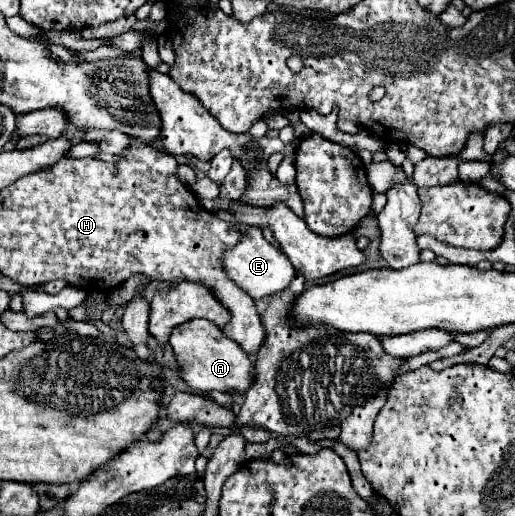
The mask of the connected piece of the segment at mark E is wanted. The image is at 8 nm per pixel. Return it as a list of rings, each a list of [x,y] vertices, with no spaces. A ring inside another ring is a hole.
[[[248,228],[246,234],[242,236],[240,244],[236,244],[232,250],[226,252],[226,256],[222,258],[224,268],[228,272],[228,276],[244,290],[248,292],[254,300],[258,298],[266,298],[272,294],[278,294],[282,290],[286,290],[296,274],[294,266],[290,264],[290,260],[286,258],[284,252],[280,252],[278,248],[274,248],[264,236],[260,228]]]

